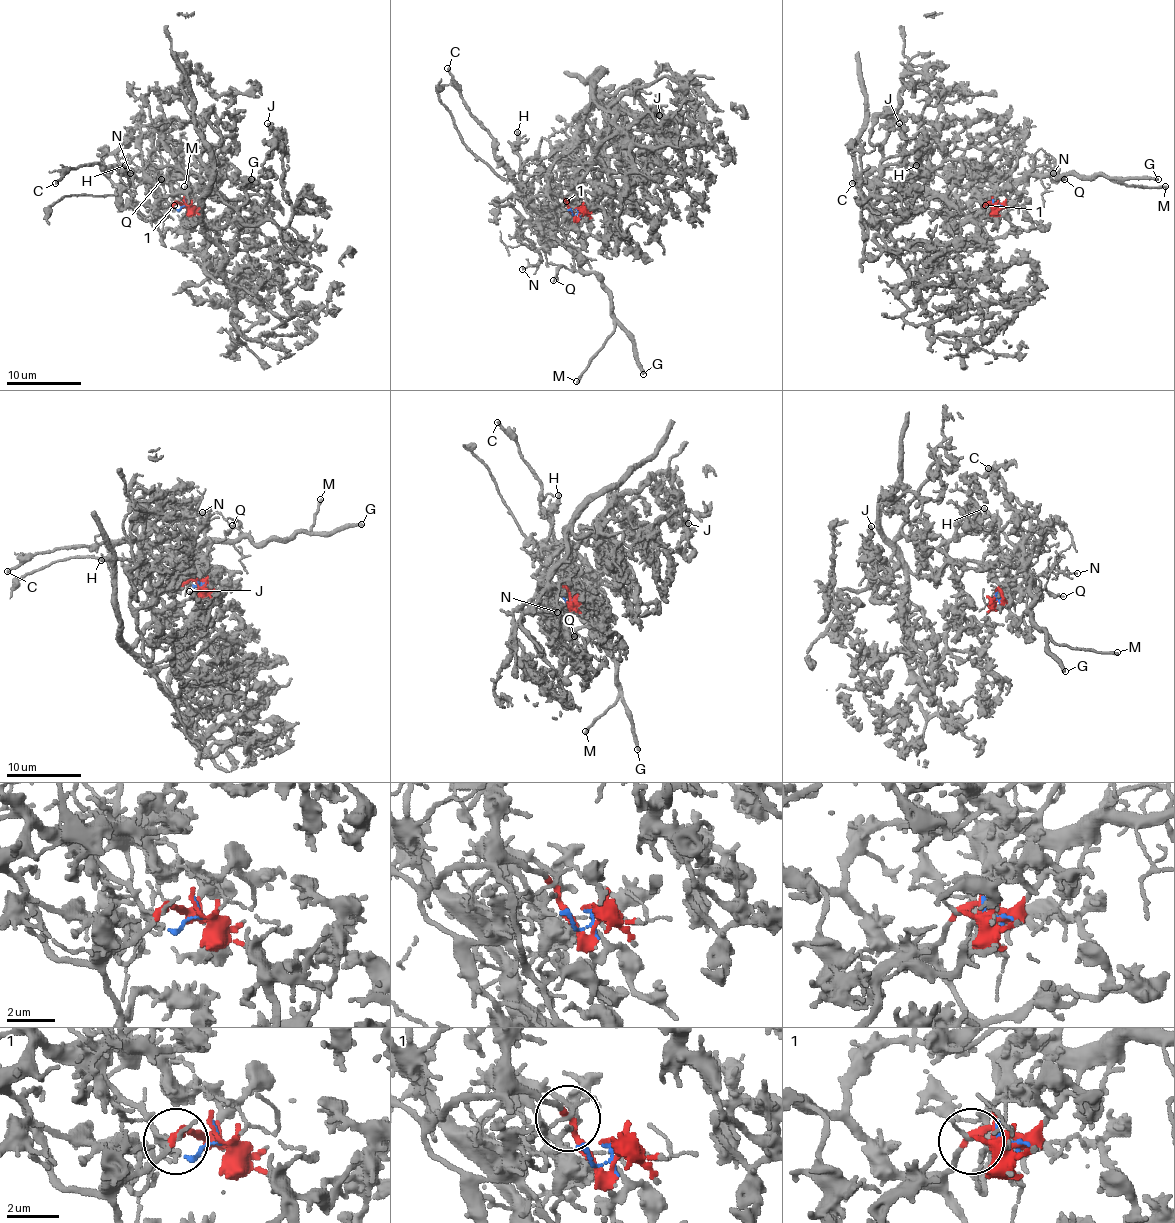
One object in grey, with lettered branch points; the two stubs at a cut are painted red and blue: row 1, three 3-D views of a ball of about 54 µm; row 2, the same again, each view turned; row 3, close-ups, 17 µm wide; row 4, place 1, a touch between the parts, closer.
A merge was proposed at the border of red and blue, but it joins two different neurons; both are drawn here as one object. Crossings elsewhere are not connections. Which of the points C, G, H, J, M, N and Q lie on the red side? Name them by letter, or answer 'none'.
J

